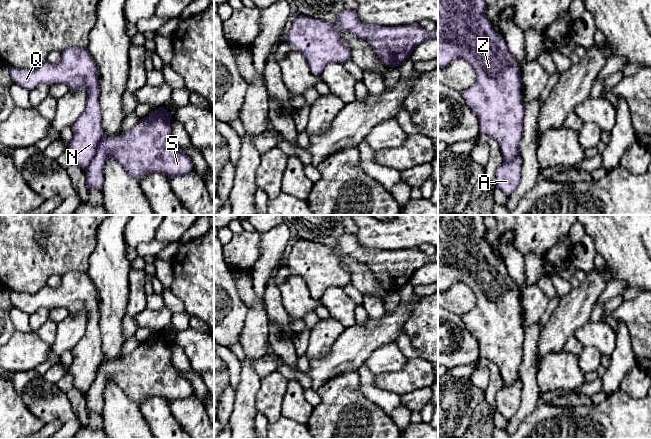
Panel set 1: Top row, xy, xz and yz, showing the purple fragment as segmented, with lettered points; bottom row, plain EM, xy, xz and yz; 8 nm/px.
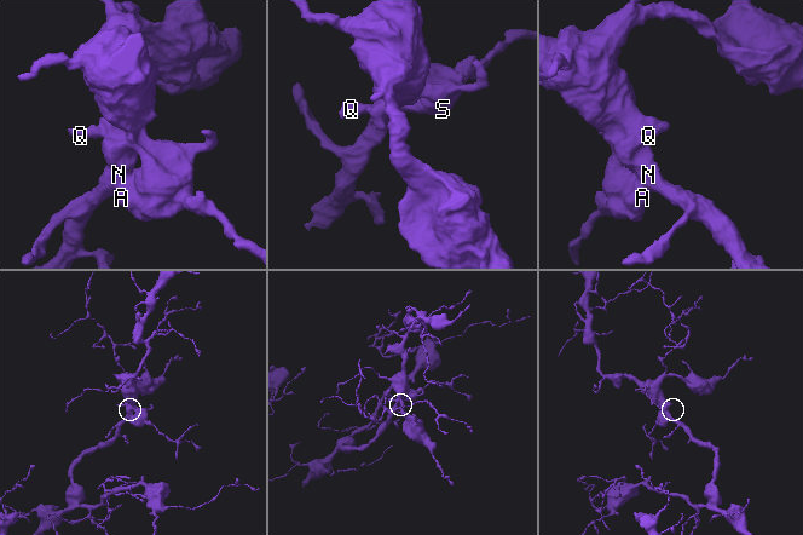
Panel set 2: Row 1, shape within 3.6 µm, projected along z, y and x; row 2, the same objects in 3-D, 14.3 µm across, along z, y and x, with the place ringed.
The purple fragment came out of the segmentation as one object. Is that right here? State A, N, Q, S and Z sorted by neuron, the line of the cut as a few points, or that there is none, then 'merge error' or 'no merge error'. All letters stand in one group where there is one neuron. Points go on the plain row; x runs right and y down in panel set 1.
A N Q S Z | no cut | no merge error

